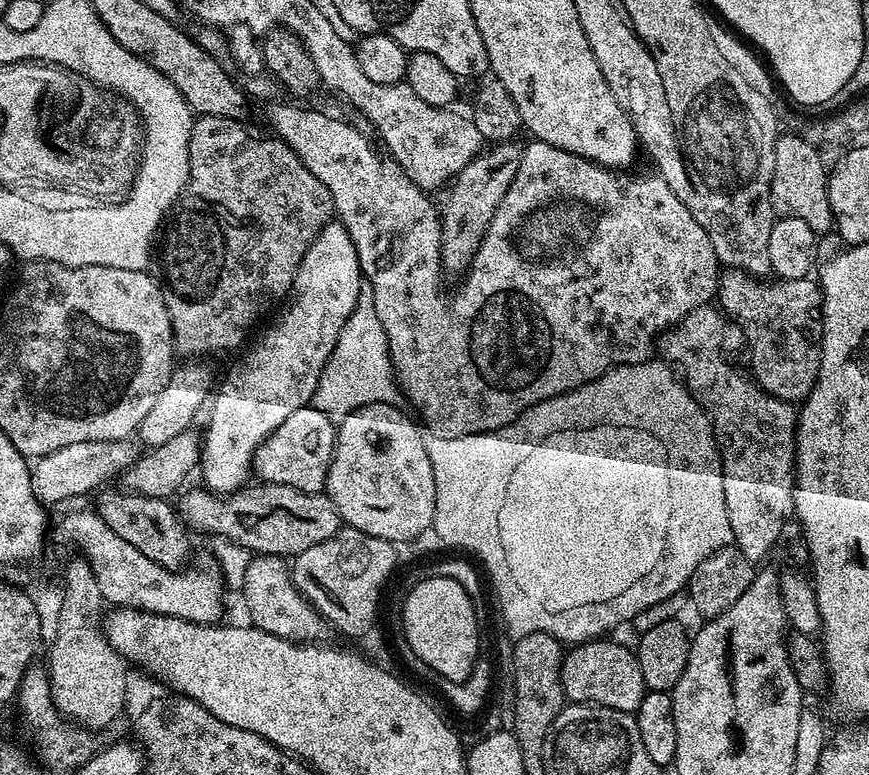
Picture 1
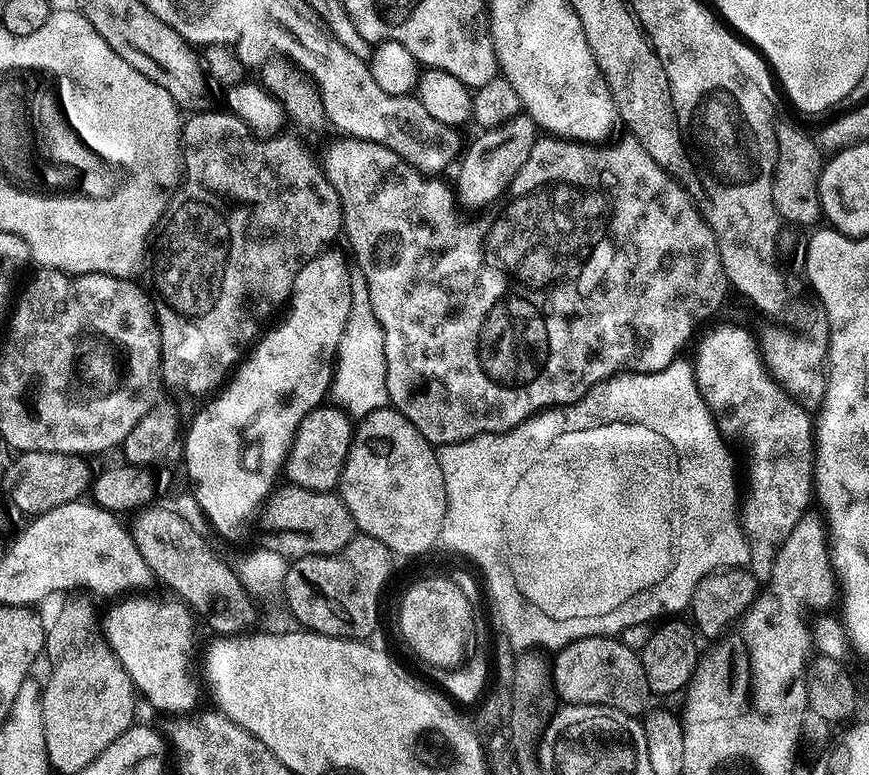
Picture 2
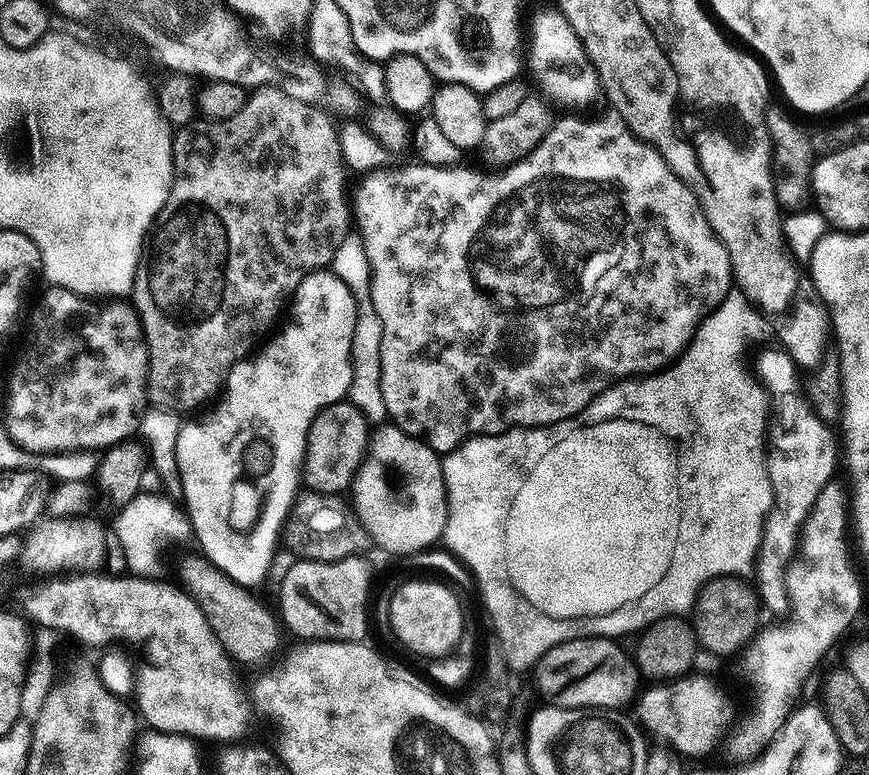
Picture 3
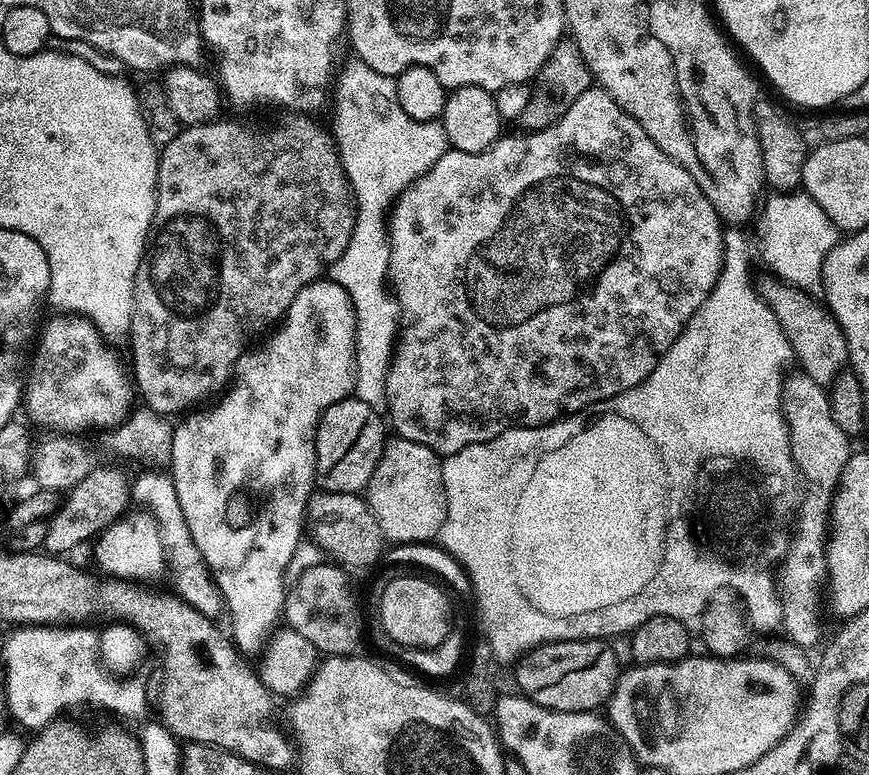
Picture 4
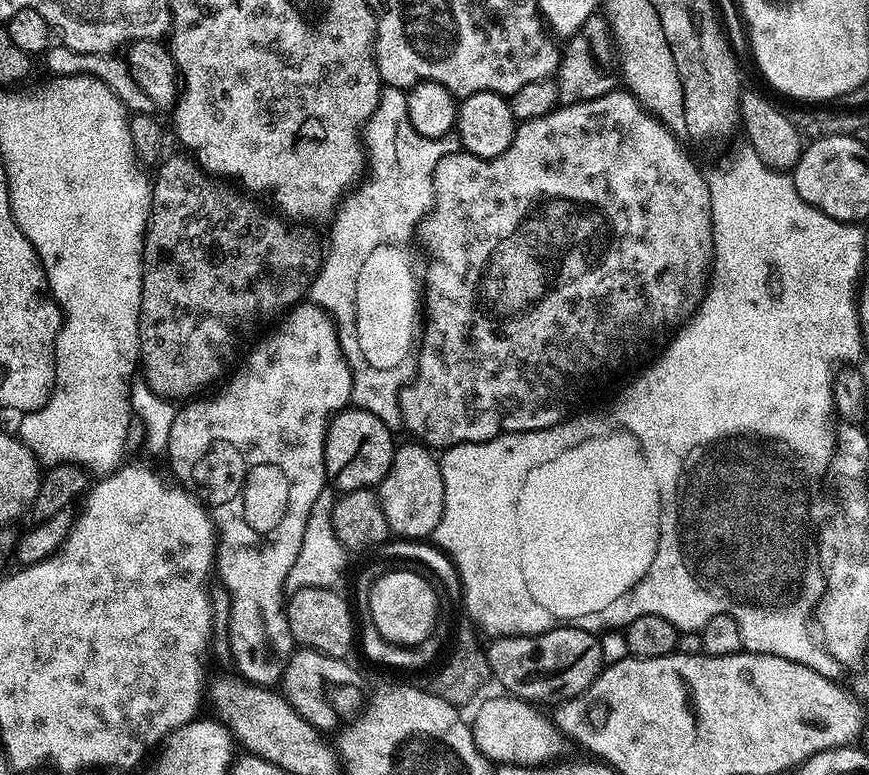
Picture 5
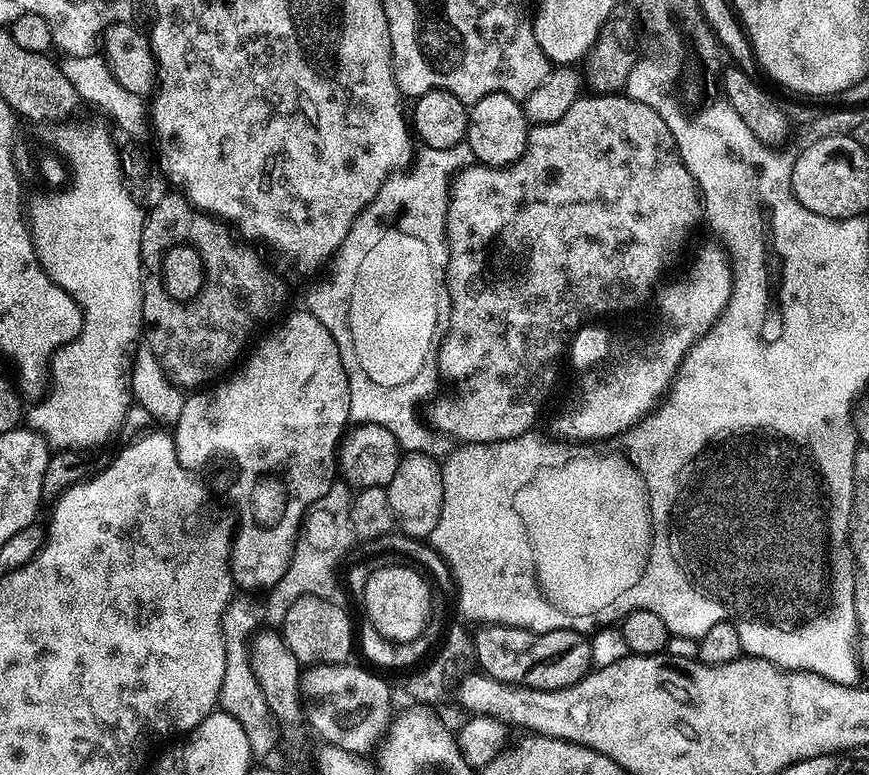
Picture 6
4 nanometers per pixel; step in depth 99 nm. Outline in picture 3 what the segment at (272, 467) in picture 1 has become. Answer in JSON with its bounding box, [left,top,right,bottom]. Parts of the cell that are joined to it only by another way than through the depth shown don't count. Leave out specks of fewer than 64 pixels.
[302,402,370,494]

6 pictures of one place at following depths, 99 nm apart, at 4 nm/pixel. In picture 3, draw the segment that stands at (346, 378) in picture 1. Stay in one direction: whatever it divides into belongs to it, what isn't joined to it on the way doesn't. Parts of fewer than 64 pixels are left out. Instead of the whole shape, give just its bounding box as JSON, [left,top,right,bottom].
[330,234,388,426]

